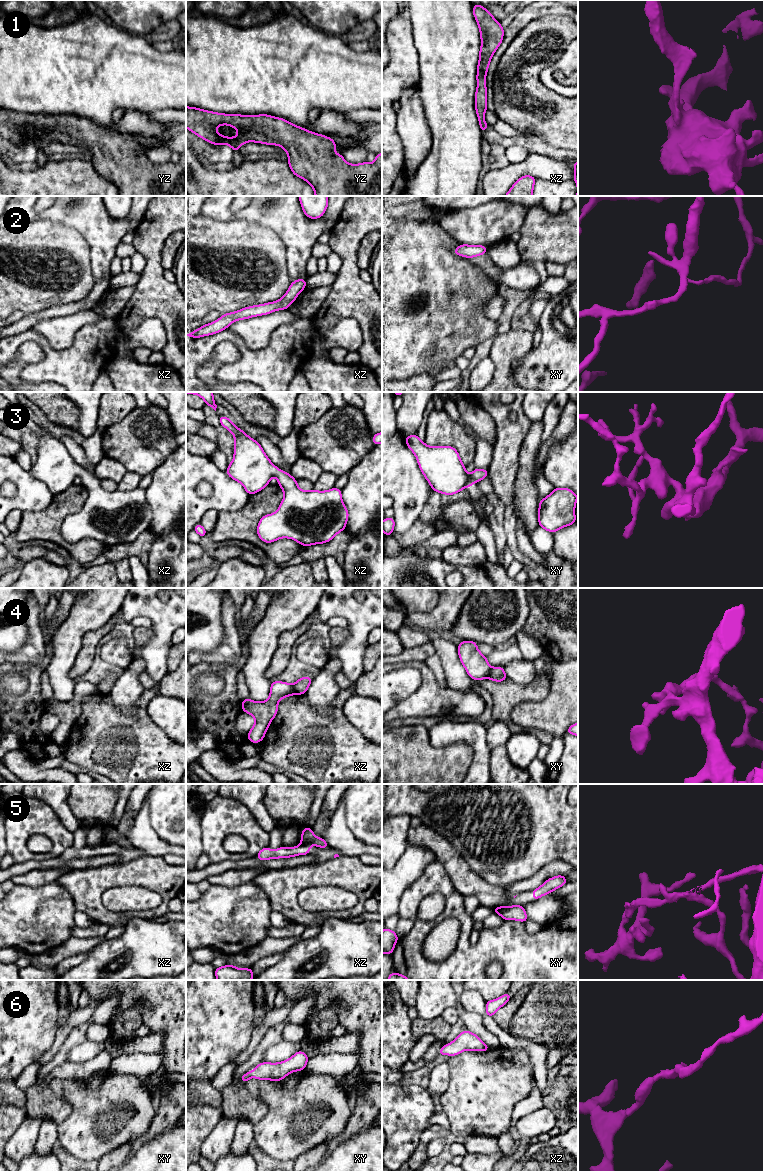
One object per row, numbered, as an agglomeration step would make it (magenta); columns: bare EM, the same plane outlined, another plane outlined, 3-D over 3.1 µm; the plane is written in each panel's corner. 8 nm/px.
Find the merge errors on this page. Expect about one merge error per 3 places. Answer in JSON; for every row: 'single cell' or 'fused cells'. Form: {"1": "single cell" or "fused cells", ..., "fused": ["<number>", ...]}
{"1": "single cell", "2": "single cell", "3": "single cell", "4": "fused cells", "5": "fused cells", "6": "single cell", "fused": ["4", "5"]}

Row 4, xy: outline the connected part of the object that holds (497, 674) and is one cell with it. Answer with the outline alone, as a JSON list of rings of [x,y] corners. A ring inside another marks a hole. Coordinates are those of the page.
[[[503,667],[491,668],[487,678],[496,682],[501,682],[508,679]]]

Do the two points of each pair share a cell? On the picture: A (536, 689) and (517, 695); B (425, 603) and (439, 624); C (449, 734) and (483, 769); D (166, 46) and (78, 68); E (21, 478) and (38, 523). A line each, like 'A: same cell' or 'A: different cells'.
A: same cell
B: different cells
C: same cell
D: different cells
E: different cells

